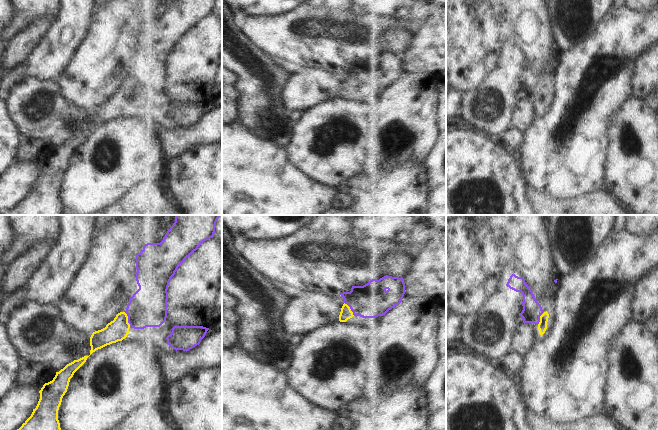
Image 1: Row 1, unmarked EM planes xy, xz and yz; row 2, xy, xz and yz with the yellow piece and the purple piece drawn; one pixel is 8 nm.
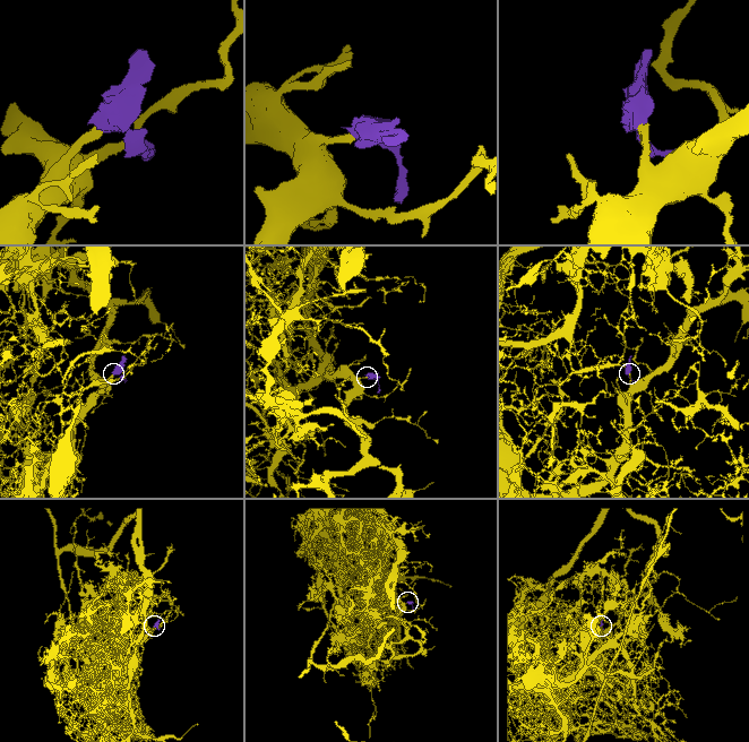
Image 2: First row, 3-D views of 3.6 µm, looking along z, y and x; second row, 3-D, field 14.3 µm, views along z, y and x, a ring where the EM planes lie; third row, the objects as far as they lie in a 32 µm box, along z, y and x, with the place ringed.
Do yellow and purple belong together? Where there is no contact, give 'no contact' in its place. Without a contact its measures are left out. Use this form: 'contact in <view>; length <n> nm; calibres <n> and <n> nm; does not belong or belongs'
contact in xz; length 140 nm; calibres 90 and 280 nm; belongs

